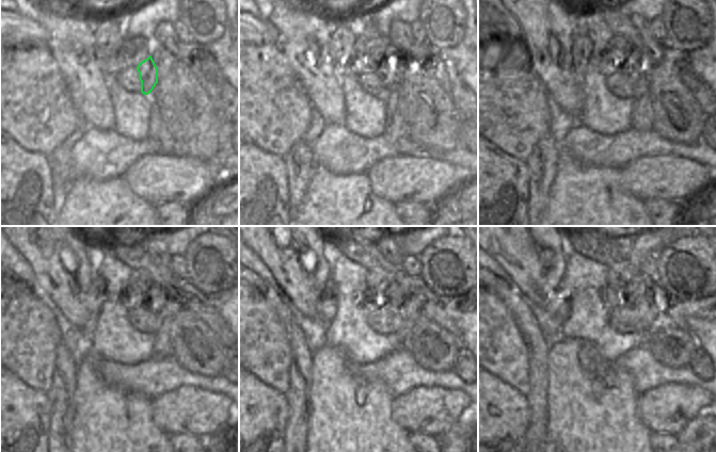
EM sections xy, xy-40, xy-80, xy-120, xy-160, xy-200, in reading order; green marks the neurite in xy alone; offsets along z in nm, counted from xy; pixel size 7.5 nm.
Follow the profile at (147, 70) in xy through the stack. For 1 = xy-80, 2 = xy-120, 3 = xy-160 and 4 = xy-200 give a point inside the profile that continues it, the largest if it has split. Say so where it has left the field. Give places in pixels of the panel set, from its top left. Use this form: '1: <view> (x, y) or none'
1: xy-80 (635, 65)
2: xy-120 (157, 300)
3: xy-160 (394, 294)
4: xy-200 (633, 292)

